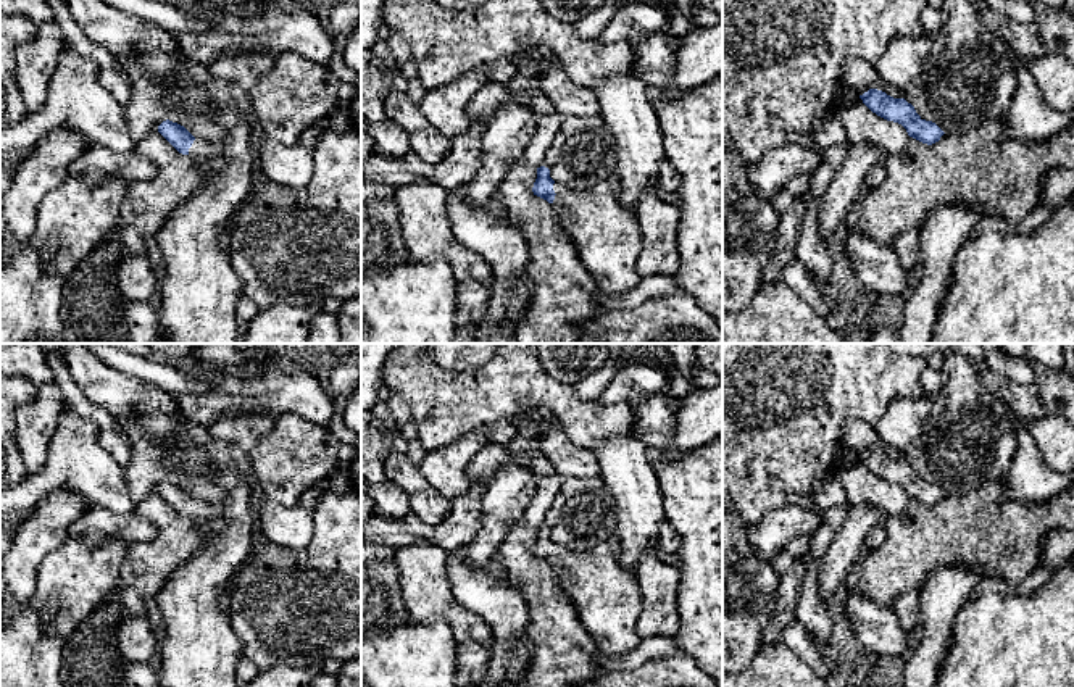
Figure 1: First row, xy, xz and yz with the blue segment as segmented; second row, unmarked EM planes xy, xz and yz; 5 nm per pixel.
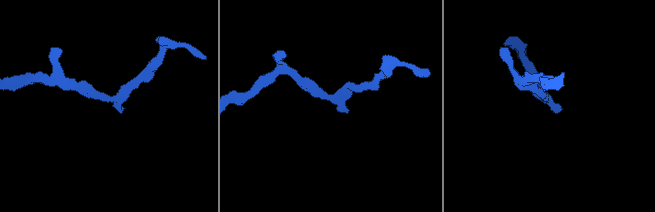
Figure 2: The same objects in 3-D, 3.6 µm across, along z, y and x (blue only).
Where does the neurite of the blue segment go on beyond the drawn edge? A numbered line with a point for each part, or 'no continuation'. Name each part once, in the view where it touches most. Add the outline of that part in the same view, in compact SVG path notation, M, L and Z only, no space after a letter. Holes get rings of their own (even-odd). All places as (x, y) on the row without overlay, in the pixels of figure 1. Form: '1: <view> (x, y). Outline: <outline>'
1: xz (607, 599). Outline: M555 543L555 579L574 606L598 652L619 658L640 645L637 631L642 589L634 574L622 569L608 543L572 550Z

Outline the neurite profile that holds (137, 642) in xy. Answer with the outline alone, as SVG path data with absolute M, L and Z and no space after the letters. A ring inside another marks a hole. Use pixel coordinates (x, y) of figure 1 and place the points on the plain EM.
M126 616L118 627L118 650L129 663L156 663L160 637L145 616Z

